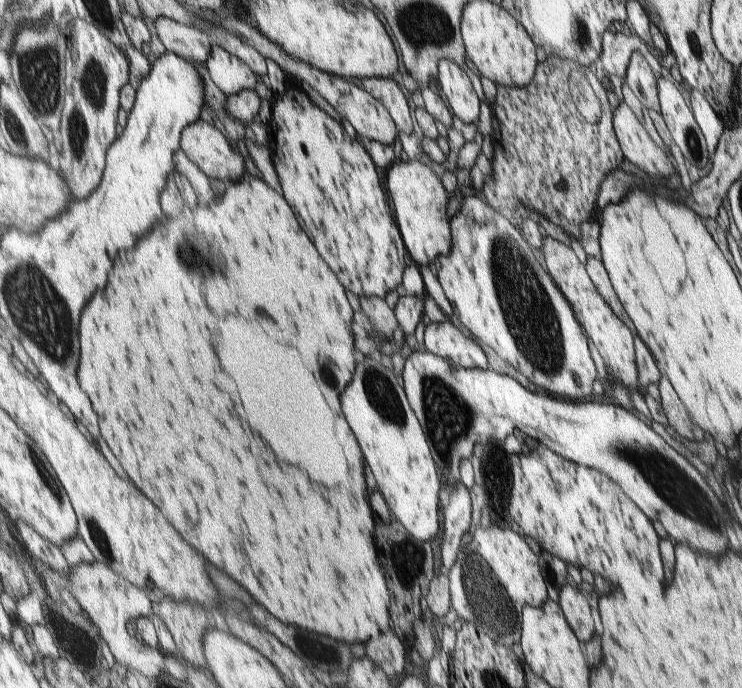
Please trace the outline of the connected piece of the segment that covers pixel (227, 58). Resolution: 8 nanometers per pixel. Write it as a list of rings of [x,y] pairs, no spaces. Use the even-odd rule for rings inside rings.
[[[223,46],[213,47],[212,58],[207,62],[216,84],[228,94],[234,96],[244,90],[255,90],[258,75],[244,60],[230,54]]]

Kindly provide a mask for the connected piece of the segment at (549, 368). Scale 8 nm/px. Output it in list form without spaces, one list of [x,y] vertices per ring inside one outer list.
[[[480,196],[463,197],[460,210],[452,218],[451,253],[436,258],[432,267],[452,305],[453,321],[463,330],[480,344],[498,352],[506,362],[530,378],[539,391],[576,401],[592,399],[596,366],[588,349],[587,333],[576,320],[571,303],[566,296],[562,296],[559,285],[533,257],[527,239],[522,238],[518,228],[514,228],[506,216],[482,202]]]

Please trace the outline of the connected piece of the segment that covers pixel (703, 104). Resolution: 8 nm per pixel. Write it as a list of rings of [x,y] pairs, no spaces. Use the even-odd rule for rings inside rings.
[[[690,90],[690,107],[692,114],[705,136],[707,149],[713,157],[718,146],[718,140],[724,132],[724,123],[713,109],[714,106],[706,100],[705,95],[699,90]]]

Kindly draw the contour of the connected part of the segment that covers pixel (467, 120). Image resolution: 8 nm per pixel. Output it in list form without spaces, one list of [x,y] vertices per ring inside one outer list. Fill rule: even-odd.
[[[447,59],[439,62],[438,84],[454,116],[464,124],[476,124],[480,118],[480,97],[472,86],[467,71]]]

